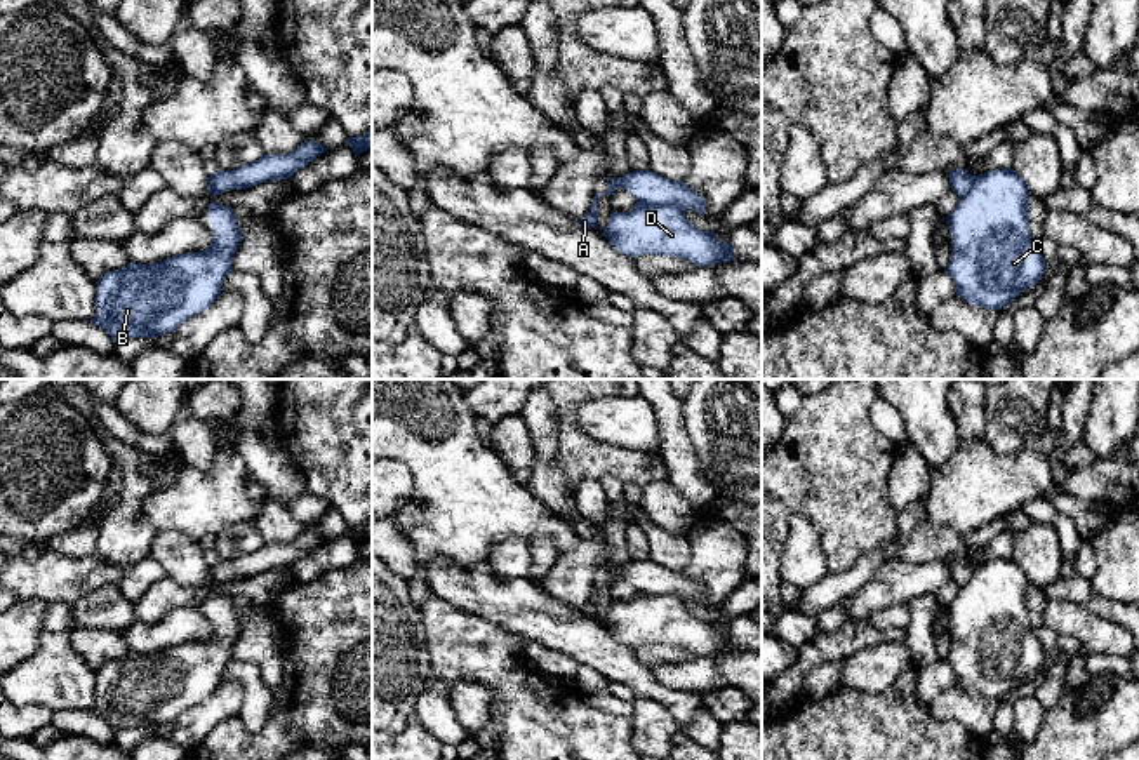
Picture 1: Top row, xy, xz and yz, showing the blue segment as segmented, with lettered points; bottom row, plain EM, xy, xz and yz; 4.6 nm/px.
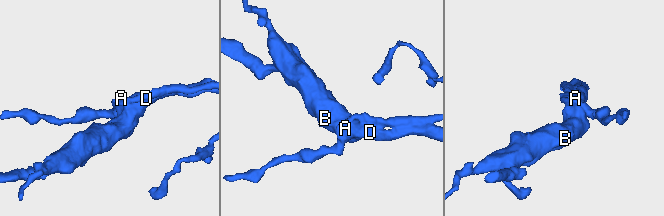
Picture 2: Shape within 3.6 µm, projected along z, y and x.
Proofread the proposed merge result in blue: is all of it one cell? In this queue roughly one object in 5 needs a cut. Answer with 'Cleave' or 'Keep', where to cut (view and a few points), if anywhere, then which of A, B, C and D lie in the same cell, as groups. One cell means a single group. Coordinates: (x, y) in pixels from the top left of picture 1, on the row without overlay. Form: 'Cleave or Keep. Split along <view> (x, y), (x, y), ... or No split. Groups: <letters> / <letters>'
Keep. No split. Groups: A B C D

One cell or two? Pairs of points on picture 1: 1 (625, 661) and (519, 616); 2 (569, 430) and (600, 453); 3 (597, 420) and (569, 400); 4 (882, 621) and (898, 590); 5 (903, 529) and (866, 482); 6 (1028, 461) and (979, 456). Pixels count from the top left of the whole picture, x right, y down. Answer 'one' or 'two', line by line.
1: one
2: one
3: two
4: two
5: two
6: one

